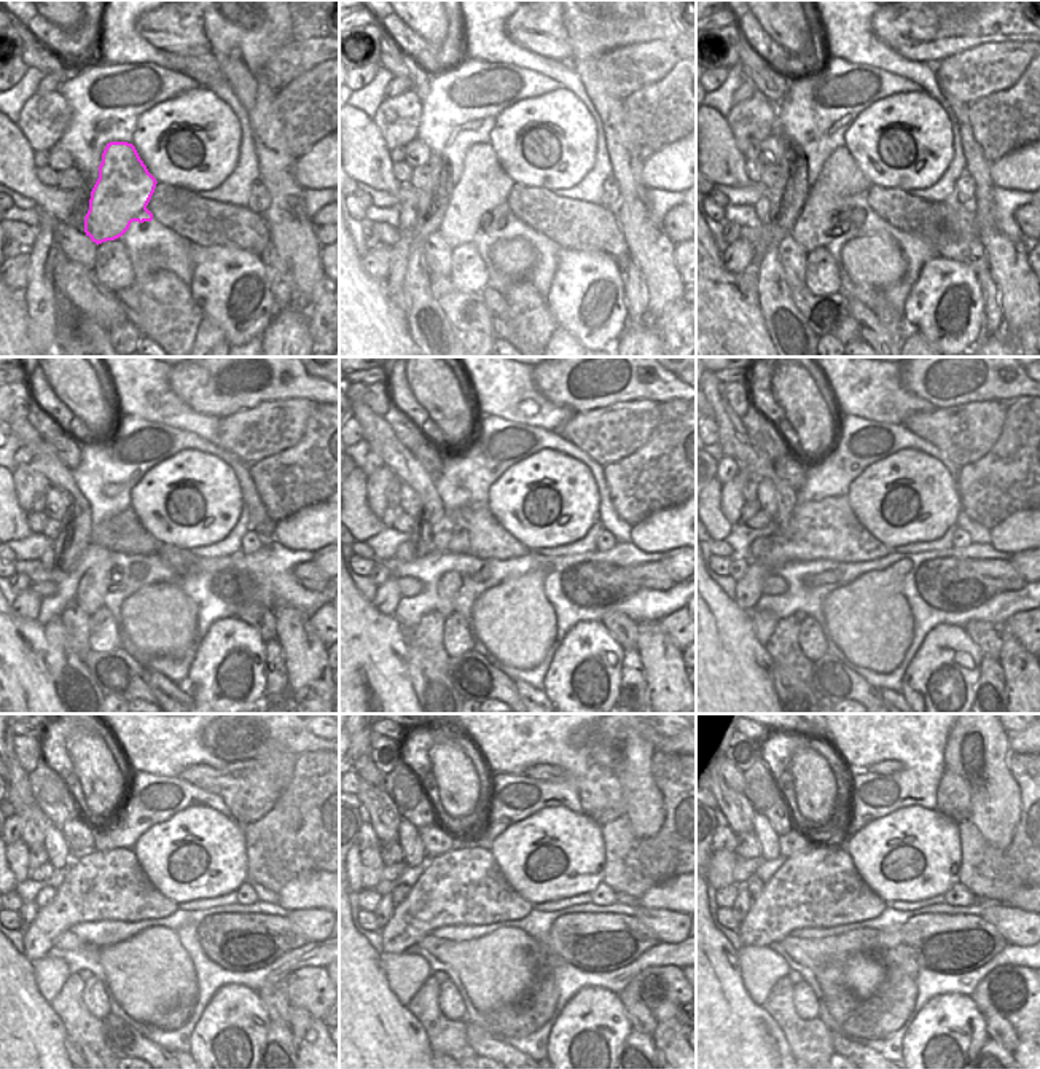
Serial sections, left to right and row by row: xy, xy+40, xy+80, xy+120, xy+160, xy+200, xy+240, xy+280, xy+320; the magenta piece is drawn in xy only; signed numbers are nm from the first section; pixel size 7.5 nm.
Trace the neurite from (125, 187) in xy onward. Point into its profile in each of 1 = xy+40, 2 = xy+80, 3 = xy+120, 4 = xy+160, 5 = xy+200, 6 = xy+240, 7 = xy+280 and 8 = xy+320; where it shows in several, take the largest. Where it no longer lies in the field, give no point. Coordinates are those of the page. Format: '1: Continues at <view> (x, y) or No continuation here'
1: Continues at xy+40 (484, 185)
2: Continues at xy+80 (840, 177)
3: Continues at xy+120 (91, 575)
4: Continues at xy+160 (445, 572)
5: Continues at xy+200 (801, 577)
6: Continues at xy+240 (93, 934)
7: Continues at xy+280 (449, 932)
8: Continues at xy+320 (836, 929)

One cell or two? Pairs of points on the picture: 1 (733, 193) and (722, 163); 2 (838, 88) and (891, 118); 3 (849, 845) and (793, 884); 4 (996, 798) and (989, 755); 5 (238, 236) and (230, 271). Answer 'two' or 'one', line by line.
1: two
2: two
3: two
4: one
5: two

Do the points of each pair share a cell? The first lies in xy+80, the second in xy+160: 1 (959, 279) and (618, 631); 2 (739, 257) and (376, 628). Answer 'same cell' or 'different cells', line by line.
1: different cells
2: different cells

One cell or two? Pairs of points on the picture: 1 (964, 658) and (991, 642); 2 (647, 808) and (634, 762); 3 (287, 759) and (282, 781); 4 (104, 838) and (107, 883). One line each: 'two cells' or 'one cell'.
1: two cells
2: one cell
3: one cell
4: two cells

